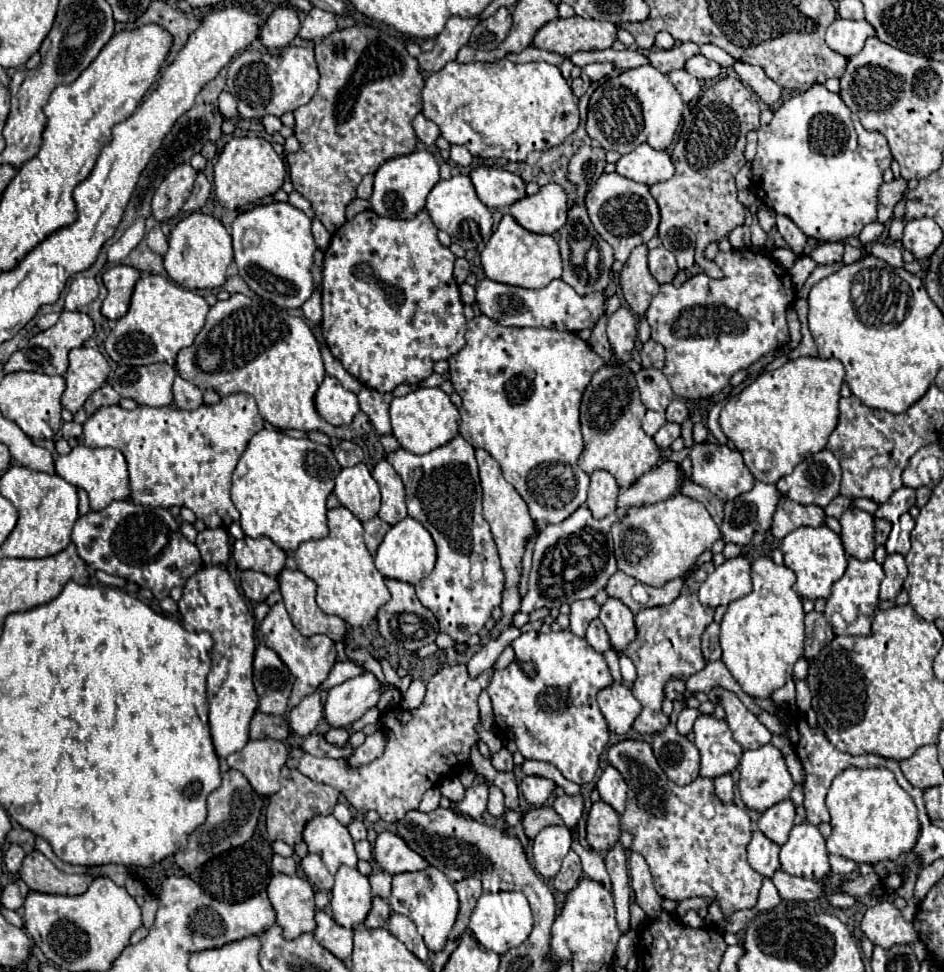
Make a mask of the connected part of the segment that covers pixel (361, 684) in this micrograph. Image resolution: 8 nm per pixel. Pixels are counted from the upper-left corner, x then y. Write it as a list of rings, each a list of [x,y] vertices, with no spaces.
[[[365,672],[329,690],[327,702],[323,706],[325,720],[331,728],[347,728],[355,720],[359,720],[369,708],[377,706],[379,698],[379,680],[371,672]]]

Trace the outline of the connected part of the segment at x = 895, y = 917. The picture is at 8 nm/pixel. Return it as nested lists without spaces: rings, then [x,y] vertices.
[[[891,902],[867,908],[859,928],[875,946],[881,948],[891,948],[893,944],[913,944],[917,940],[913,924],[907,922]]]

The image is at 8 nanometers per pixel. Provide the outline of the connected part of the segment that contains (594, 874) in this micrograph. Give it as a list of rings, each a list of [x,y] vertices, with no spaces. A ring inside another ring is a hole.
[[[577,836],[573,838],[573,846],[571,846],[571,848],[579,854],[585,876],[589,876],[591,880],[601,882],[607,890],[611,890],[611,888],[609,888],[609,876],[607,876],[607,870],[605,870],[605,862],[601,860],[601,856],[599,856],[597,852],[585,852],[585,848],[579,844]]]

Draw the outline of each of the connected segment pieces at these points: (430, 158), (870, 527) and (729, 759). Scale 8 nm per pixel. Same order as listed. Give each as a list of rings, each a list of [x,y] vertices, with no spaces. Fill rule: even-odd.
[[[425,150],[411,152],[409,156],[401,156],[397,160],[387,160],[375,174],[375,186],[371,196],[371,208],[375,214],[385,218],[413,220],[423,208],[427,194],[439,182],[439,164],[433,154]]]
[[[849,508],[839,518],[841,522],[841,540],[845,546],[845,552],[849,556],[857,556],[861,560],[871,558],[875,544],[875,518],[859,508]]]
[[[699,716],[695,720],[695,746],[701,754],[701,776],[717,778],[739,766],[743,748],[733,740],[727,720]]]

